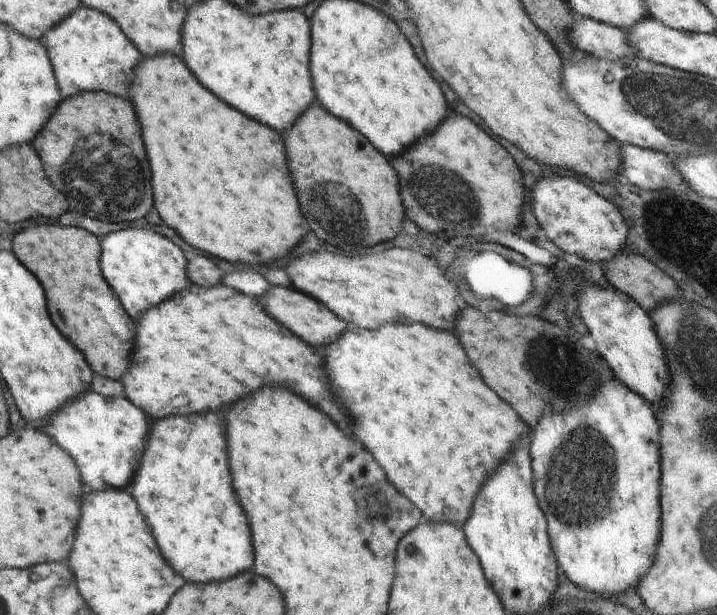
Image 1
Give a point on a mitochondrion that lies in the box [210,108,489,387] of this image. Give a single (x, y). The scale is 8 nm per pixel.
(439, 184)

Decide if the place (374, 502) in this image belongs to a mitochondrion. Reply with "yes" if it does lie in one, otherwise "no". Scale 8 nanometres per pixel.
yes

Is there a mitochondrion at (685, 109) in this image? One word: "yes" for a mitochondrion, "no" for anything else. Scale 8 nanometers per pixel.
yes

